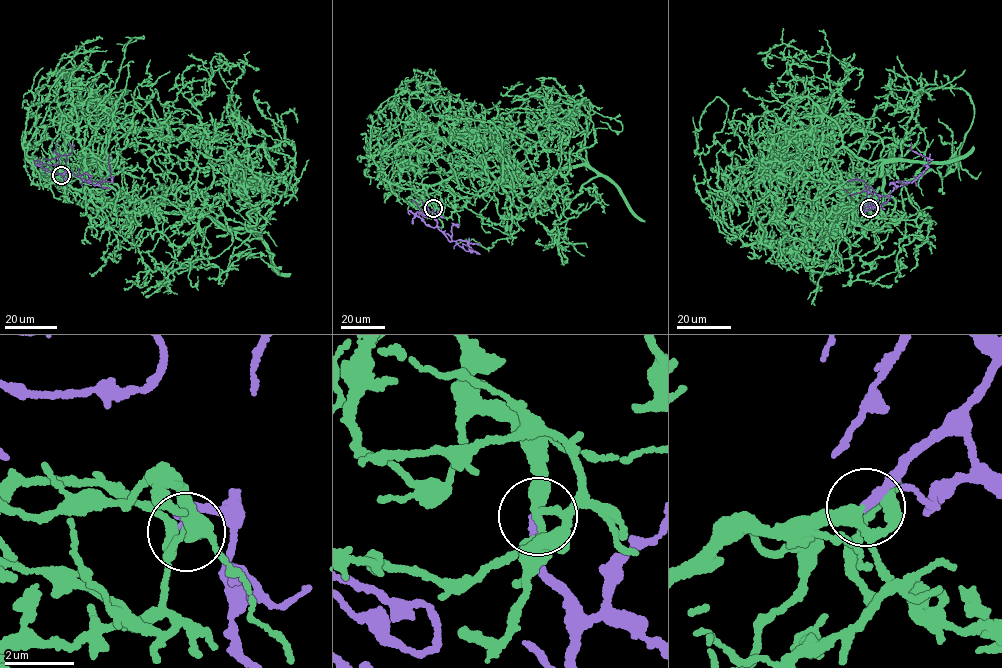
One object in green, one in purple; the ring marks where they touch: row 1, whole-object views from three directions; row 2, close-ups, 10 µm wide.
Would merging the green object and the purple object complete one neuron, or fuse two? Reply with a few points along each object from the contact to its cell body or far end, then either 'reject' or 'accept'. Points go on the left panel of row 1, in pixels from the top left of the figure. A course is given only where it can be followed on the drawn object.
green via (60, 175), (56, 167), (259, 238), (239, 171), (194, 226), (202, 256) | purple via (60, 175), (65, 171), (83, 180), (110, 182), (108, 158), (111, 155) | accept

